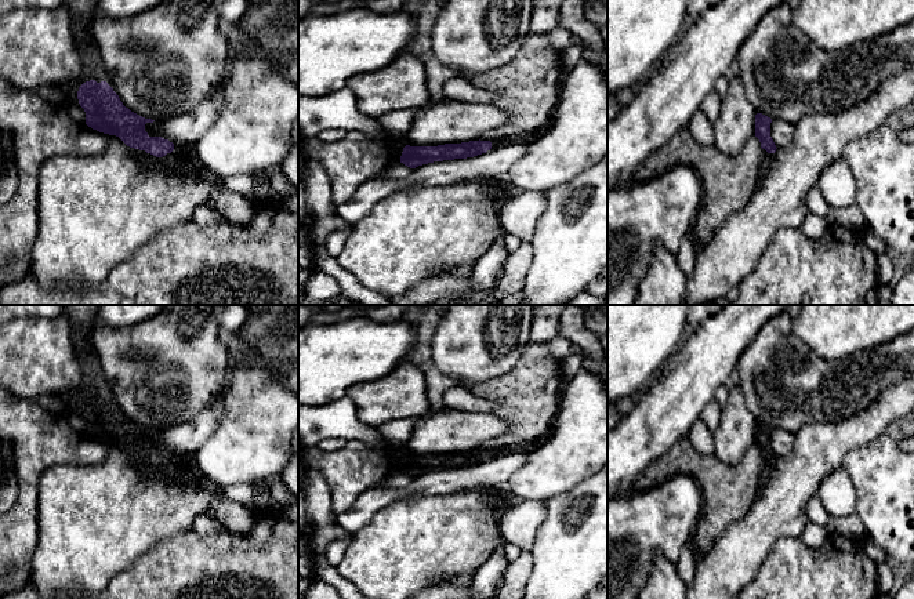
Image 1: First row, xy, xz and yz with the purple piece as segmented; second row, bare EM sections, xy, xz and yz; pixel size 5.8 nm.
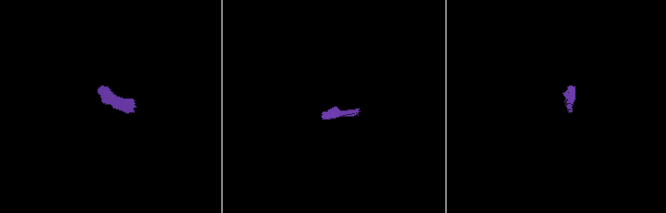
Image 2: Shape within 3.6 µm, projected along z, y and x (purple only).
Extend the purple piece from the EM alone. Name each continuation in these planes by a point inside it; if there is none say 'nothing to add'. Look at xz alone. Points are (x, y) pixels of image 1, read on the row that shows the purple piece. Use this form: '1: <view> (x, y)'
1: xz (529, 137)

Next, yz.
1: yz (766, 159)

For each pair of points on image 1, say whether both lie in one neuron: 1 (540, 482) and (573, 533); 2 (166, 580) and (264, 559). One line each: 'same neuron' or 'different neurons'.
1: different neurons
2: same neuron

